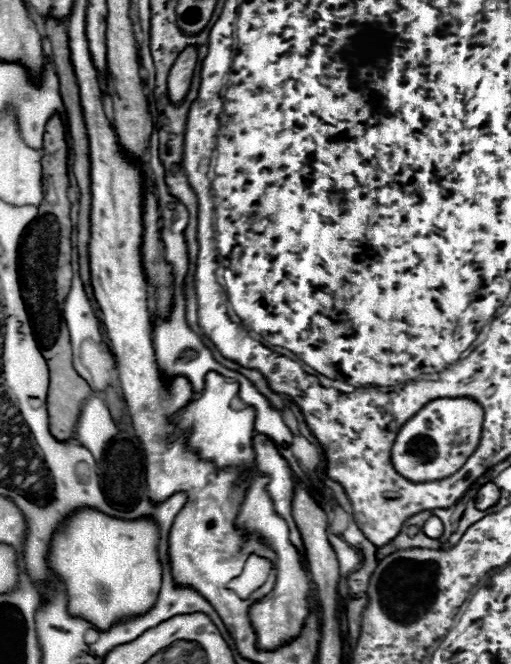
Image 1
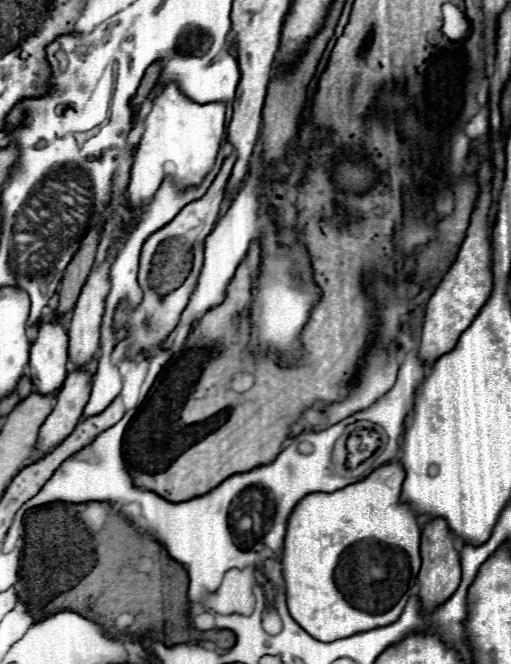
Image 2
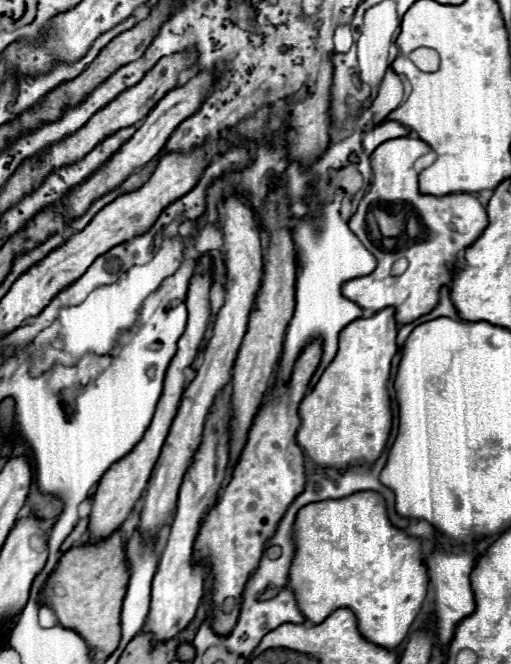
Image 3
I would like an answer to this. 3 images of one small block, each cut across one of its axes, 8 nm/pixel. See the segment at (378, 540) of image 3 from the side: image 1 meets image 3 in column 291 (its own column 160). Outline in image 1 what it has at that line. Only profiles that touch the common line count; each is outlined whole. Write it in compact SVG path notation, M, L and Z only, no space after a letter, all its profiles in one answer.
M90 508L72 514L64 530L56 532L50 556L50 566L66 584L68 610L106 630L126 616L152 608L162 584L156 546L158 526L152 520L118 520Z

